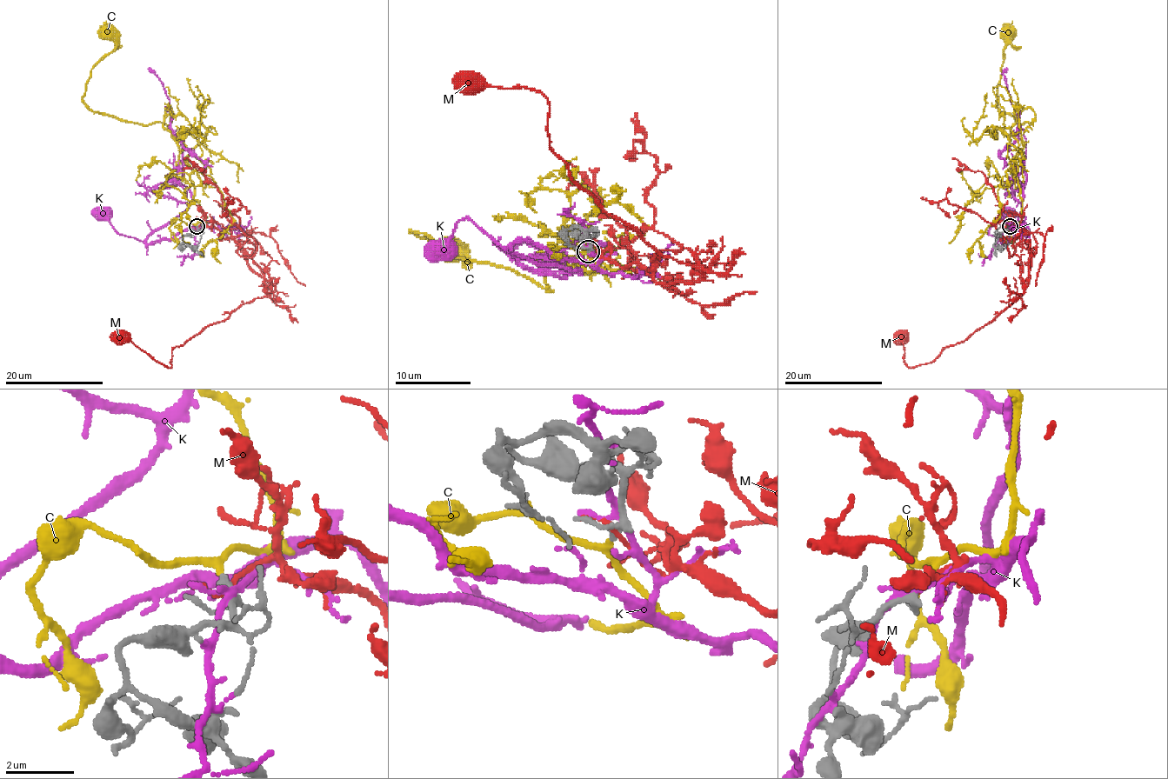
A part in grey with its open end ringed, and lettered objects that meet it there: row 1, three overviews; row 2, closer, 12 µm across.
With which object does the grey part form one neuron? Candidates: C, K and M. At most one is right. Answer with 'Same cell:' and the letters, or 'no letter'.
Same cell: C

